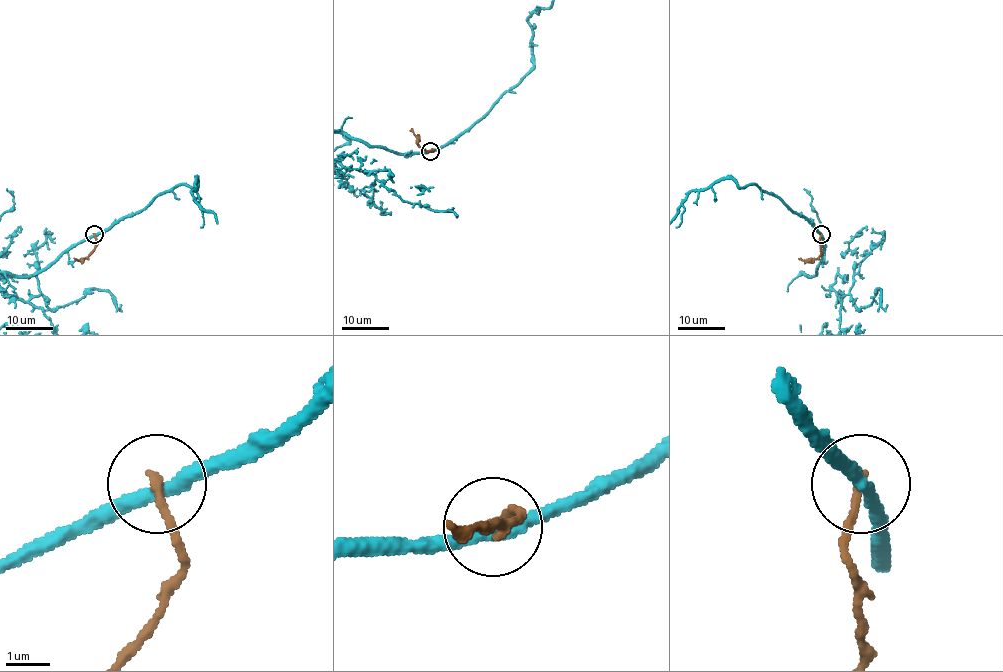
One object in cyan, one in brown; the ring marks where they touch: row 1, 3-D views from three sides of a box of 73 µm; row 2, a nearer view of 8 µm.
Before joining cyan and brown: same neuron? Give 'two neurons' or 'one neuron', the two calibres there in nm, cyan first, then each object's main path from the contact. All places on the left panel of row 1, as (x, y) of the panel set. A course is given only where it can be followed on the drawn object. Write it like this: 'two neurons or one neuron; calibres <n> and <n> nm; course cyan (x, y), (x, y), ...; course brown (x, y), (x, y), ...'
two neurons; calibres 320 and 190 nm; course brown (94, 235), (97, 244), (89, 255), (78, 260), (76, 258)

